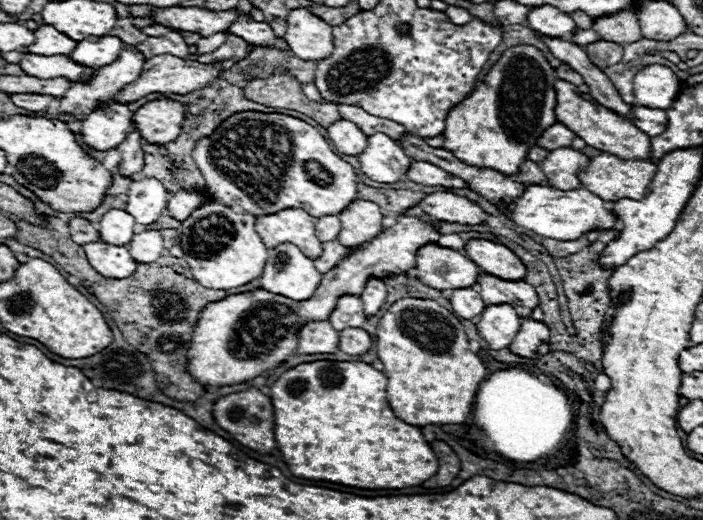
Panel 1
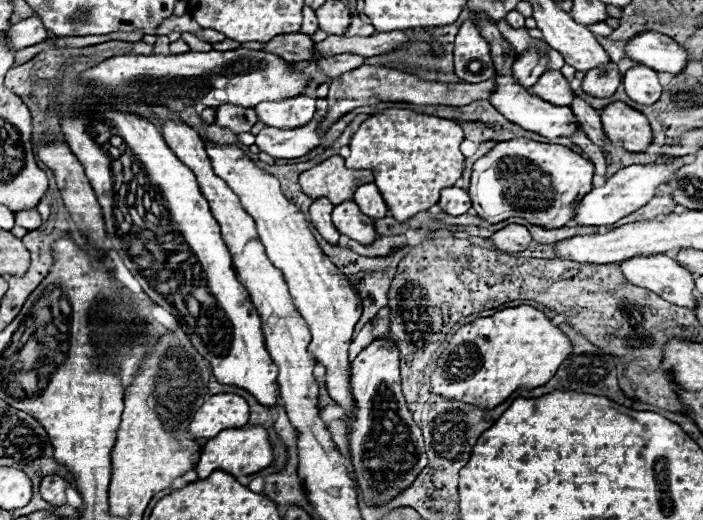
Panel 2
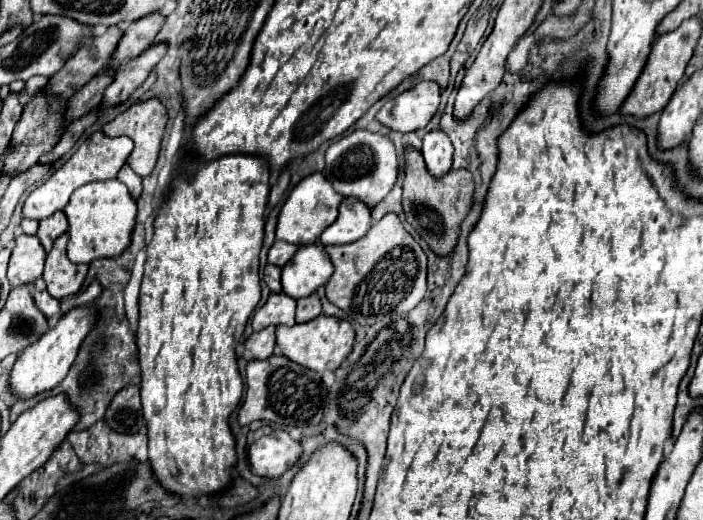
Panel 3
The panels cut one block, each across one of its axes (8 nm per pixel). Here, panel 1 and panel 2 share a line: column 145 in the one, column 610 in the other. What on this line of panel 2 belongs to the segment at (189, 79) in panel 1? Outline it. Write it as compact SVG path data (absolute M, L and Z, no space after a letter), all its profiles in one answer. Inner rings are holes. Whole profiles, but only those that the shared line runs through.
M610 64L608 68L594 68L592 72L586 72L582 80L582 90L594 98L608 98L618 86L620 72L616 70L616 64Z

